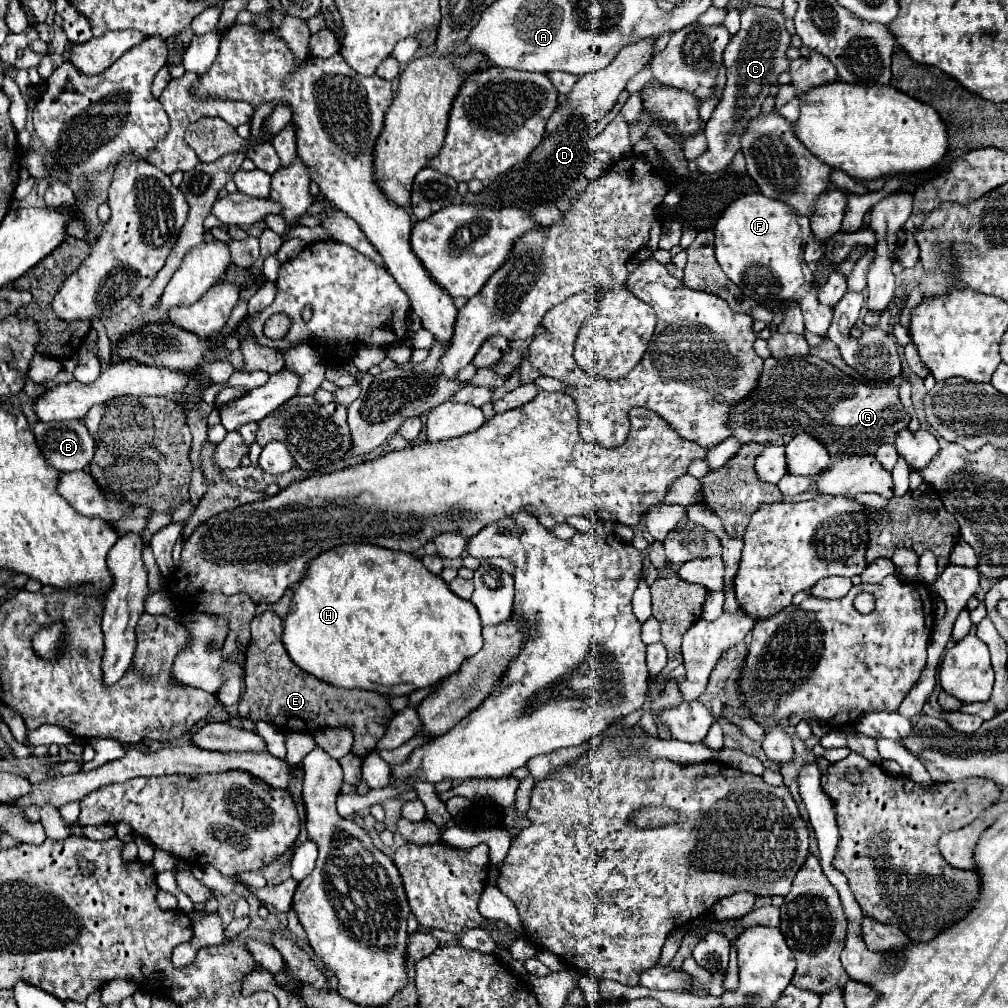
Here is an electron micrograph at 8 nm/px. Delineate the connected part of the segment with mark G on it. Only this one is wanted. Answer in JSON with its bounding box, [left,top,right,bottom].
[728,357,902,461]

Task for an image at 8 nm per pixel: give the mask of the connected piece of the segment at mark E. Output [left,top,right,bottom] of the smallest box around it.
[238,611,394,757]

